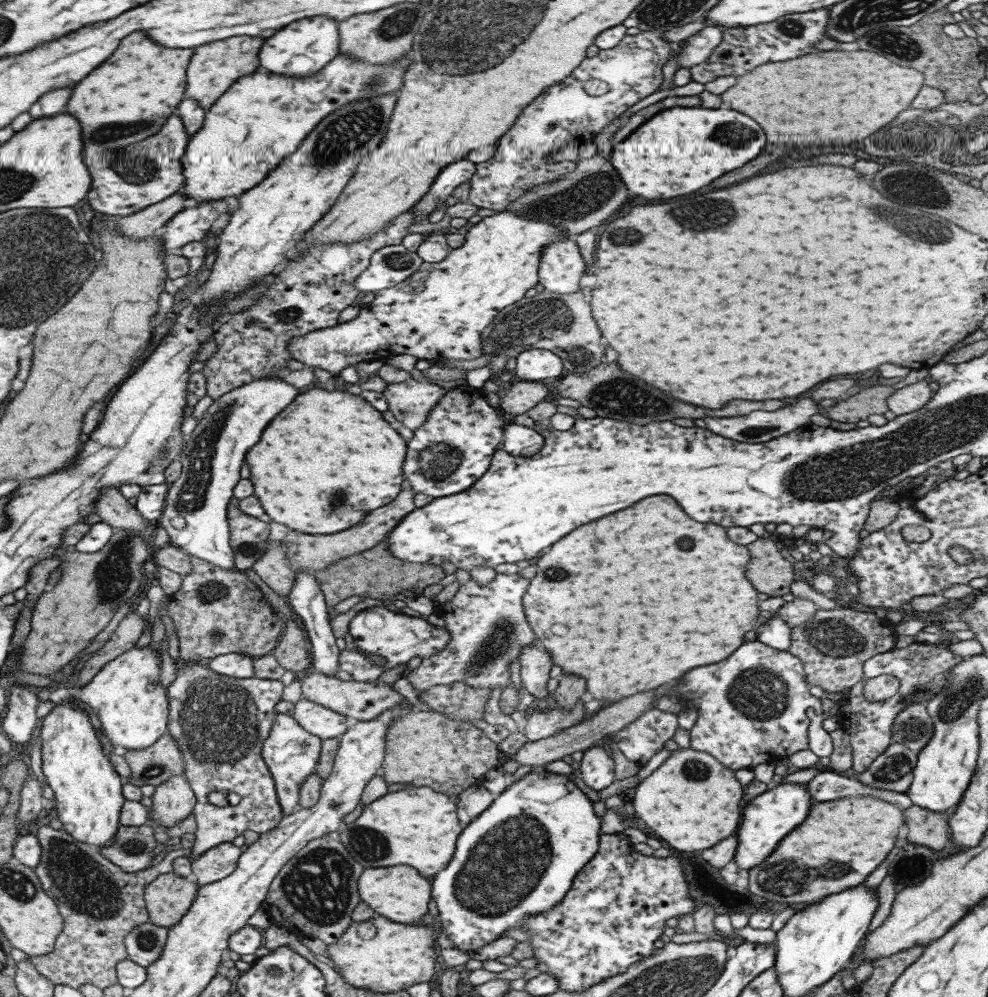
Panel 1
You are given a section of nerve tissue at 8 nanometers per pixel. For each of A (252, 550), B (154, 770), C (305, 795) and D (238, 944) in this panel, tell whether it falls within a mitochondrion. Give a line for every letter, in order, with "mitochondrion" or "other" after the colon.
A: mitochondrion
B: mitochondrion
C: other
D: other

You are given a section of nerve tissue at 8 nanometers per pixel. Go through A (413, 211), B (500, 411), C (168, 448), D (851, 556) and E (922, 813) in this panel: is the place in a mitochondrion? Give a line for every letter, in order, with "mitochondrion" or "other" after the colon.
A: other
B: other
C: mitochondrion
D: other
E: other

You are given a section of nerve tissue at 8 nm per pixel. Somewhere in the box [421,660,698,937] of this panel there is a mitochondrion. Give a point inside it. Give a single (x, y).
(507, 862)

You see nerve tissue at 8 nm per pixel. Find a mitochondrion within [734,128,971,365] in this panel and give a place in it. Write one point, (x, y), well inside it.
(935, 196)

